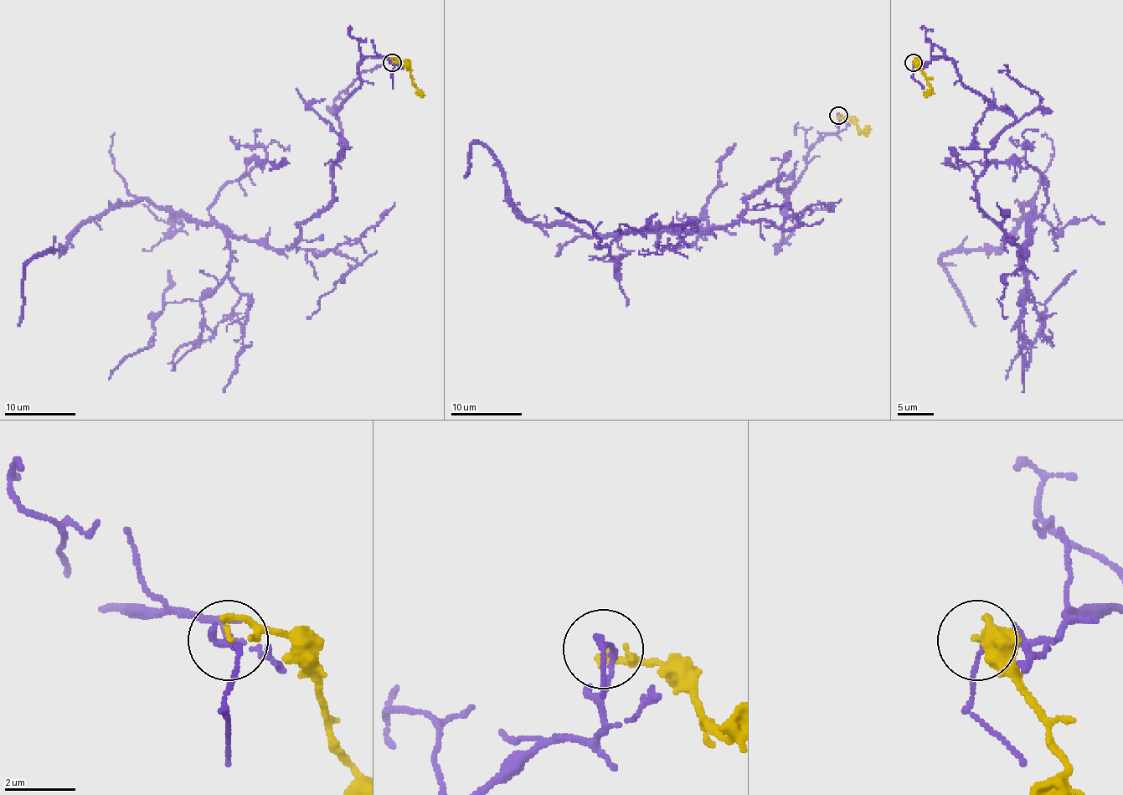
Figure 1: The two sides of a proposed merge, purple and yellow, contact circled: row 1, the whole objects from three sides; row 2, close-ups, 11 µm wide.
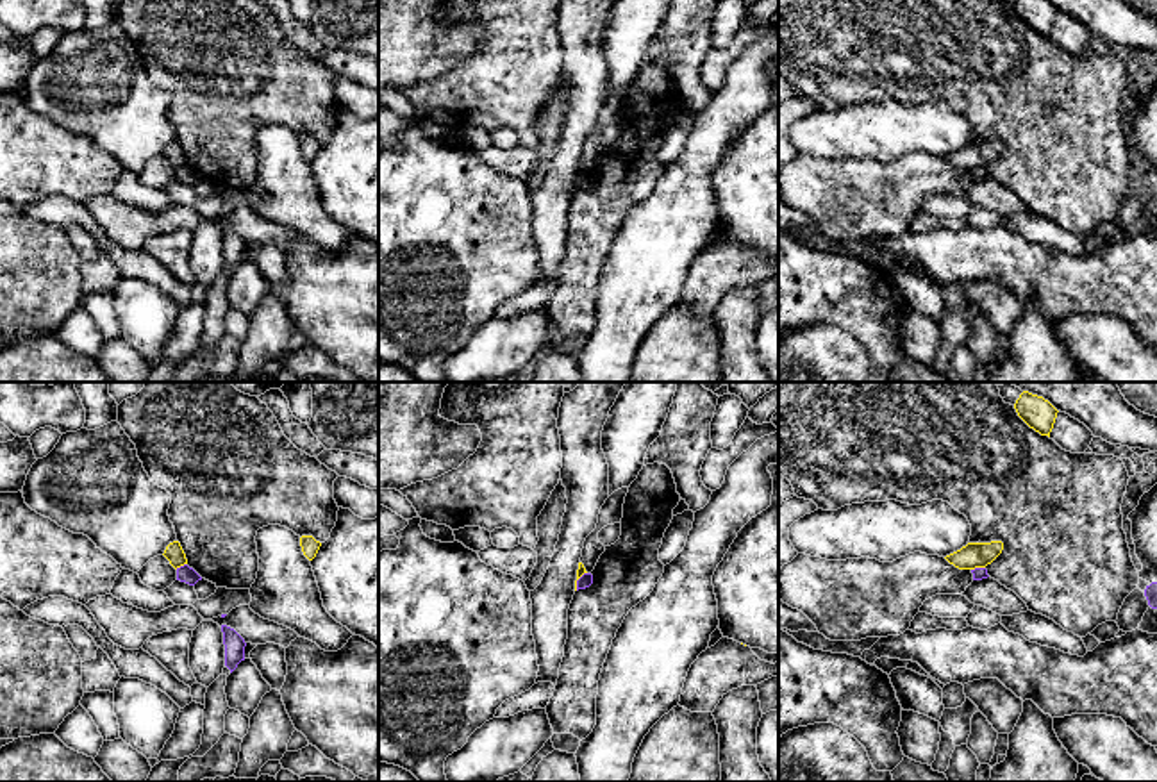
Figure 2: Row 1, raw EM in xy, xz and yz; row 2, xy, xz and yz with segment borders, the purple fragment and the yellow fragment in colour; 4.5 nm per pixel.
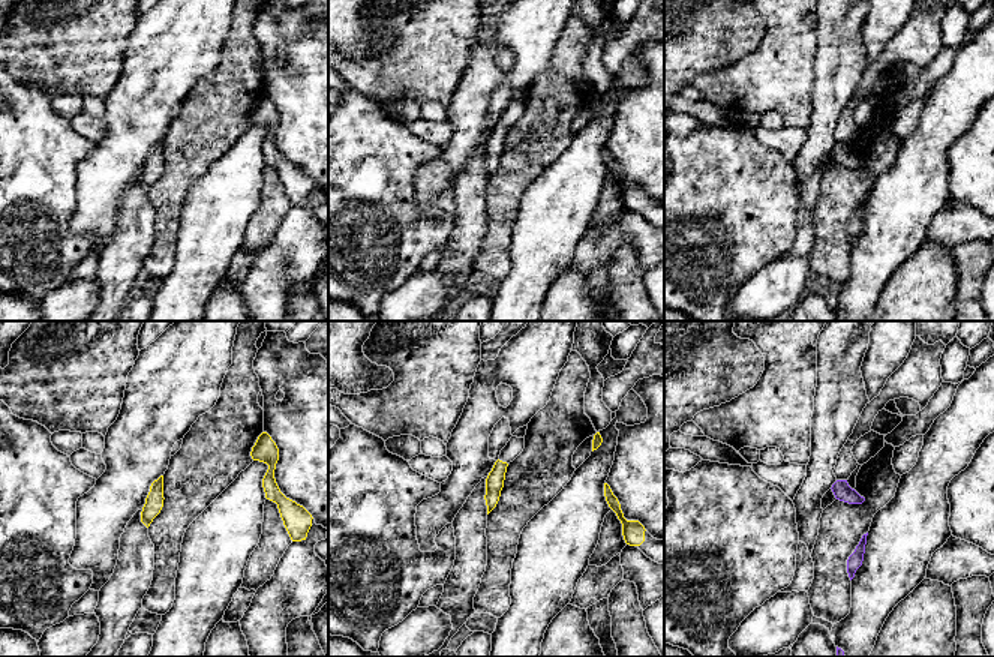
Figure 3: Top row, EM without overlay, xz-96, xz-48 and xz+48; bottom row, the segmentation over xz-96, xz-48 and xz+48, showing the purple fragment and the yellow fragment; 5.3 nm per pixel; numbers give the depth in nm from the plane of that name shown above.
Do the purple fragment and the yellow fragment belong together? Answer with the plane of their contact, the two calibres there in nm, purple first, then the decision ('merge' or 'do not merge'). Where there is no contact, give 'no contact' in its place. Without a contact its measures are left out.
xy | 80/90 nm | do not merge

